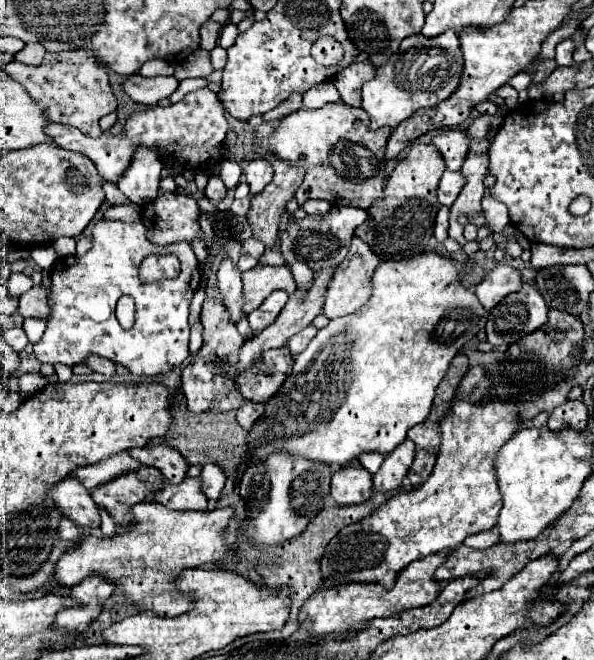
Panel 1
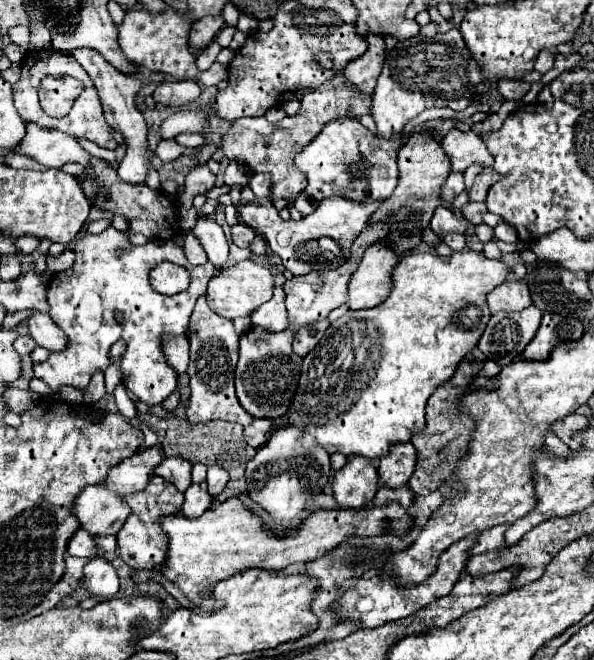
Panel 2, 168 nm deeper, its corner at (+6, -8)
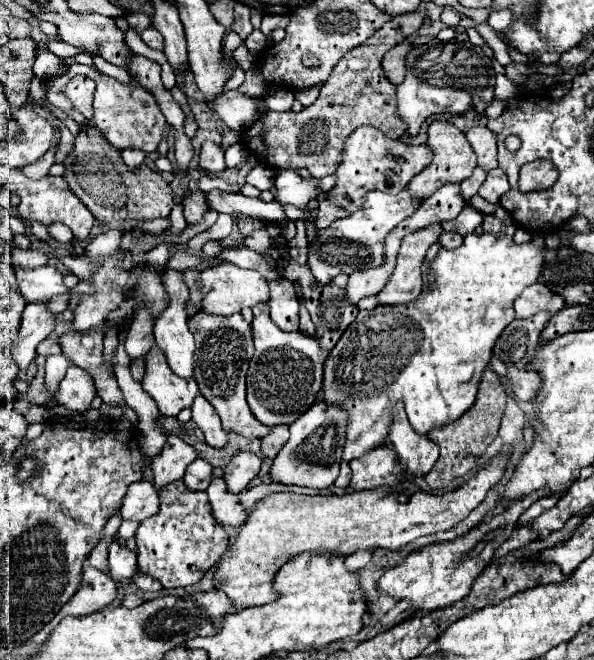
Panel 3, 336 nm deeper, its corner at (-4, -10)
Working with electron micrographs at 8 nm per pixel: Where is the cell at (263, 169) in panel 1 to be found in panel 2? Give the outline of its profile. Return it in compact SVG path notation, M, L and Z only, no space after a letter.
M254 174L248 182L248 186L252 188L256 198L266 198L266 192L270 192L270 176L262 176L262 174Z

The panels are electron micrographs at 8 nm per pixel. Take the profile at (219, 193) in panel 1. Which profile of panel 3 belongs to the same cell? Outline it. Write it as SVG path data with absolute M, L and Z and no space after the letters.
M206 140L202 144L202 150L200 150L200 168L206 174L220 176L226 170L226 164L224 164L224 148L220 144L214 144L214 142Z

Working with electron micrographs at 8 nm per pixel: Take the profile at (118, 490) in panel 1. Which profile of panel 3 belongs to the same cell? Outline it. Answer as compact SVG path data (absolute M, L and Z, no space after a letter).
M182 480L160 488L160 512L144 520L136 532L138 570L156 578L166 590L192 586L222 558L230 534L216 522L206 492L192 492Z

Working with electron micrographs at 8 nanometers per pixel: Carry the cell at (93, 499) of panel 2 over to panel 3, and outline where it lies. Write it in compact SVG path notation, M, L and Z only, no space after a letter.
M140 480L130 486L130 494L126 496L120 508L120 514L122 514L122 520L142 522L158 514L158 510L160 510L160 496L156 486L148 480Z

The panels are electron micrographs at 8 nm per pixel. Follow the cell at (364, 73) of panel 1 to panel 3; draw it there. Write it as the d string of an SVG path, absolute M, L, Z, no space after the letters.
M404 40L402 44L396 44L394 48L390 48L390 52L388 52L388 54L384 56L384 60L382 60L384 72L386 72L388 80L390 80L394 86L398 86L398 84L404 80L404 76L406 76L404 60L406 60L406 56L408 56L408 52L410 52L412 48L414 48L412 42Z

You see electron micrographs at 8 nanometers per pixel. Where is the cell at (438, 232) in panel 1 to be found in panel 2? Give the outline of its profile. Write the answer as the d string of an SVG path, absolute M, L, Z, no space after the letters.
M438 206L436 212L434 212L434 216L432 216L430 228L442 238L442 236L446 236L446 234L450 234L450 232L464 232L464 230L466 230L466 222L458 220L458 218L452 214L452 210L448 210L448 208L444 208L444 206Z

